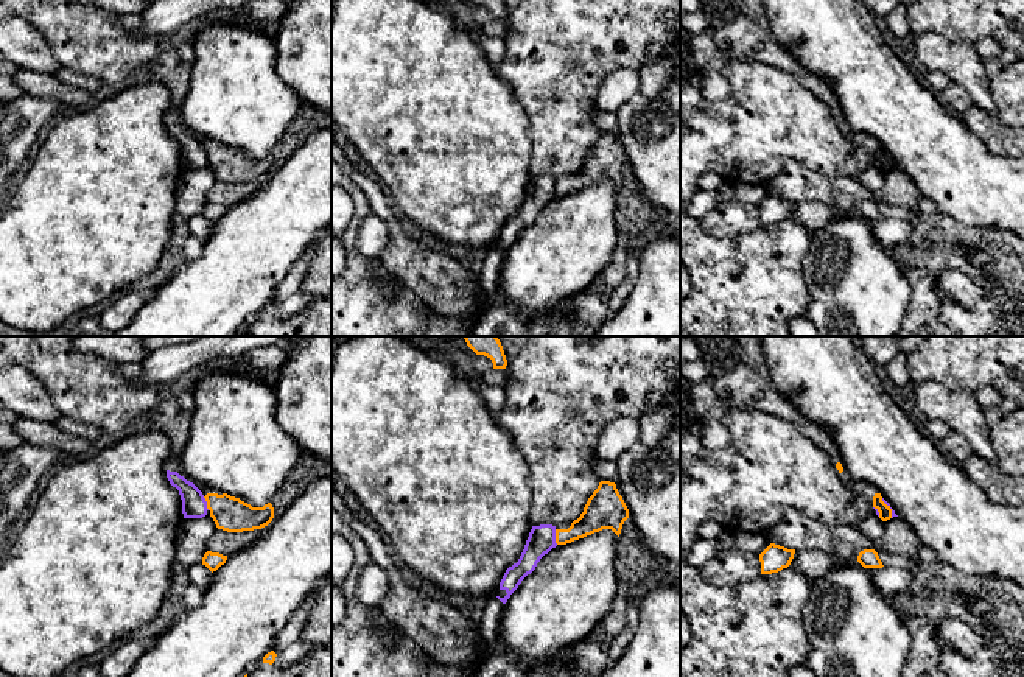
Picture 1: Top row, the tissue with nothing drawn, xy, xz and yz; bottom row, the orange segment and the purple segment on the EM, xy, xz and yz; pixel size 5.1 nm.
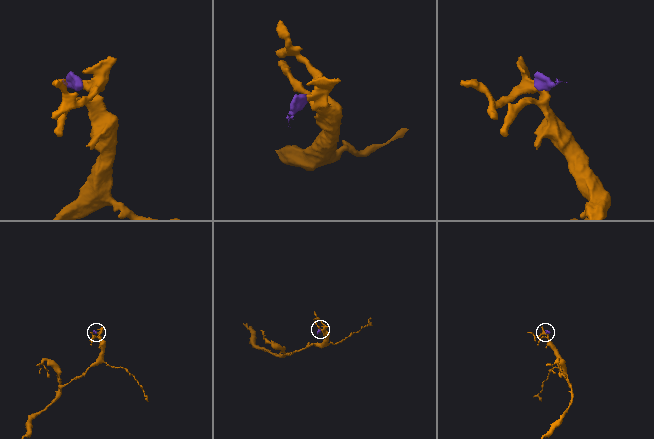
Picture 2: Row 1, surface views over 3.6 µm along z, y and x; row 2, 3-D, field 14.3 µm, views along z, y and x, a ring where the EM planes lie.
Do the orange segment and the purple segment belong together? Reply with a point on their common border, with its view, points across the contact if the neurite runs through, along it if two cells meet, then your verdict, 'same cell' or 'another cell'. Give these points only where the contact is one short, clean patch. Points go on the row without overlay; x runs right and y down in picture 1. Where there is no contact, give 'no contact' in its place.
meets orange in xz at (556, 189); border along xz (554, 181), (554, 192), (557, 195); another cell

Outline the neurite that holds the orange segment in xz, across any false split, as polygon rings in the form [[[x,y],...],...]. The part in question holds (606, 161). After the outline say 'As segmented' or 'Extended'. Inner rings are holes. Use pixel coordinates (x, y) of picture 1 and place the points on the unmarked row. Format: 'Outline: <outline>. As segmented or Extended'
Outline: [[[601,132],[588,149],[580,168],[574,171],[568,181],[556,181],[556,195],[566,196],[602,181],[612,181],[619,188],[627,170],[629,160],[616,135]]]. As segmented

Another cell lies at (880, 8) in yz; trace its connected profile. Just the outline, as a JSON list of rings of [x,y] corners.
[[[862,0],[862,2],[878,20],[882,20],[900,5],[900,0]]]

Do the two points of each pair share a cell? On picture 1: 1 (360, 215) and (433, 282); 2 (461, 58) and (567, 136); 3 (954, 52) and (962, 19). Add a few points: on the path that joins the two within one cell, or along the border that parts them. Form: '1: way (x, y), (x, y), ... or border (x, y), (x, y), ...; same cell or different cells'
1: border (349, 181), (363, 192), (371, 212); different cells
2: border (495, 69), (511, 86), (528, 119), (529, 133); different cells
3: border (922, 33), (939, 33), (973, 45); different cells

